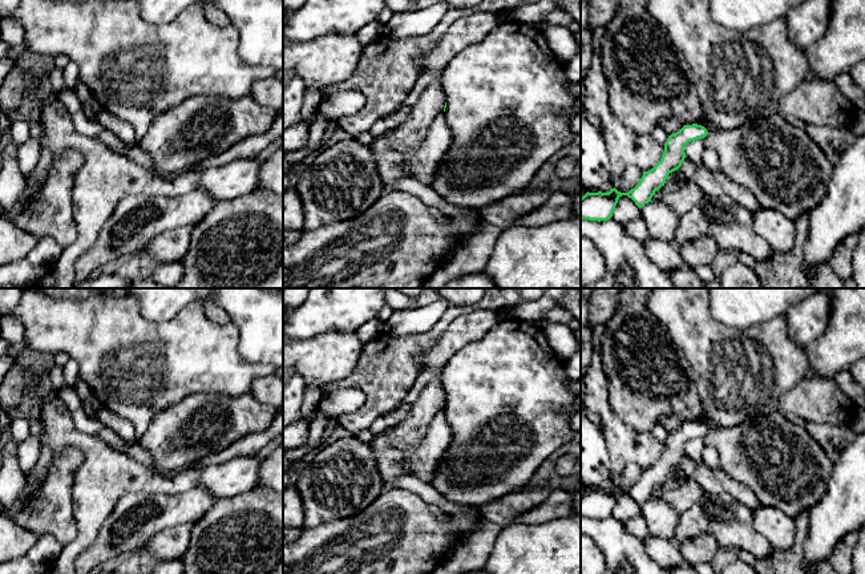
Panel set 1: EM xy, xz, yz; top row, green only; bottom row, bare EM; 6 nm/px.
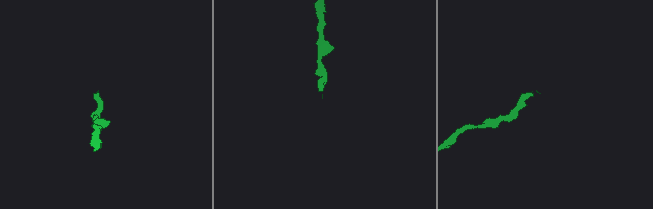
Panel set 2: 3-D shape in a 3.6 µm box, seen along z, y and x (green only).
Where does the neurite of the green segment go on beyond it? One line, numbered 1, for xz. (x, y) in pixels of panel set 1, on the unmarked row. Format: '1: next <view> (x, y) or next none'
1: next none

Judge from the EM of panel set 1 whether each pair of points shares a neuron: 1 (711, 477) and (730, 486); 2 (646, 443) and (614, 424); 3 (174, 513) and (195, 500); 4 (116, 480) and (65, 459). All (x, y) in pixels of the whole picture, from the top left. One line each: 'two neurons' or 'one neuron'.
1: one neuron
2: one neuron
3: one neuron
4: two neurons

